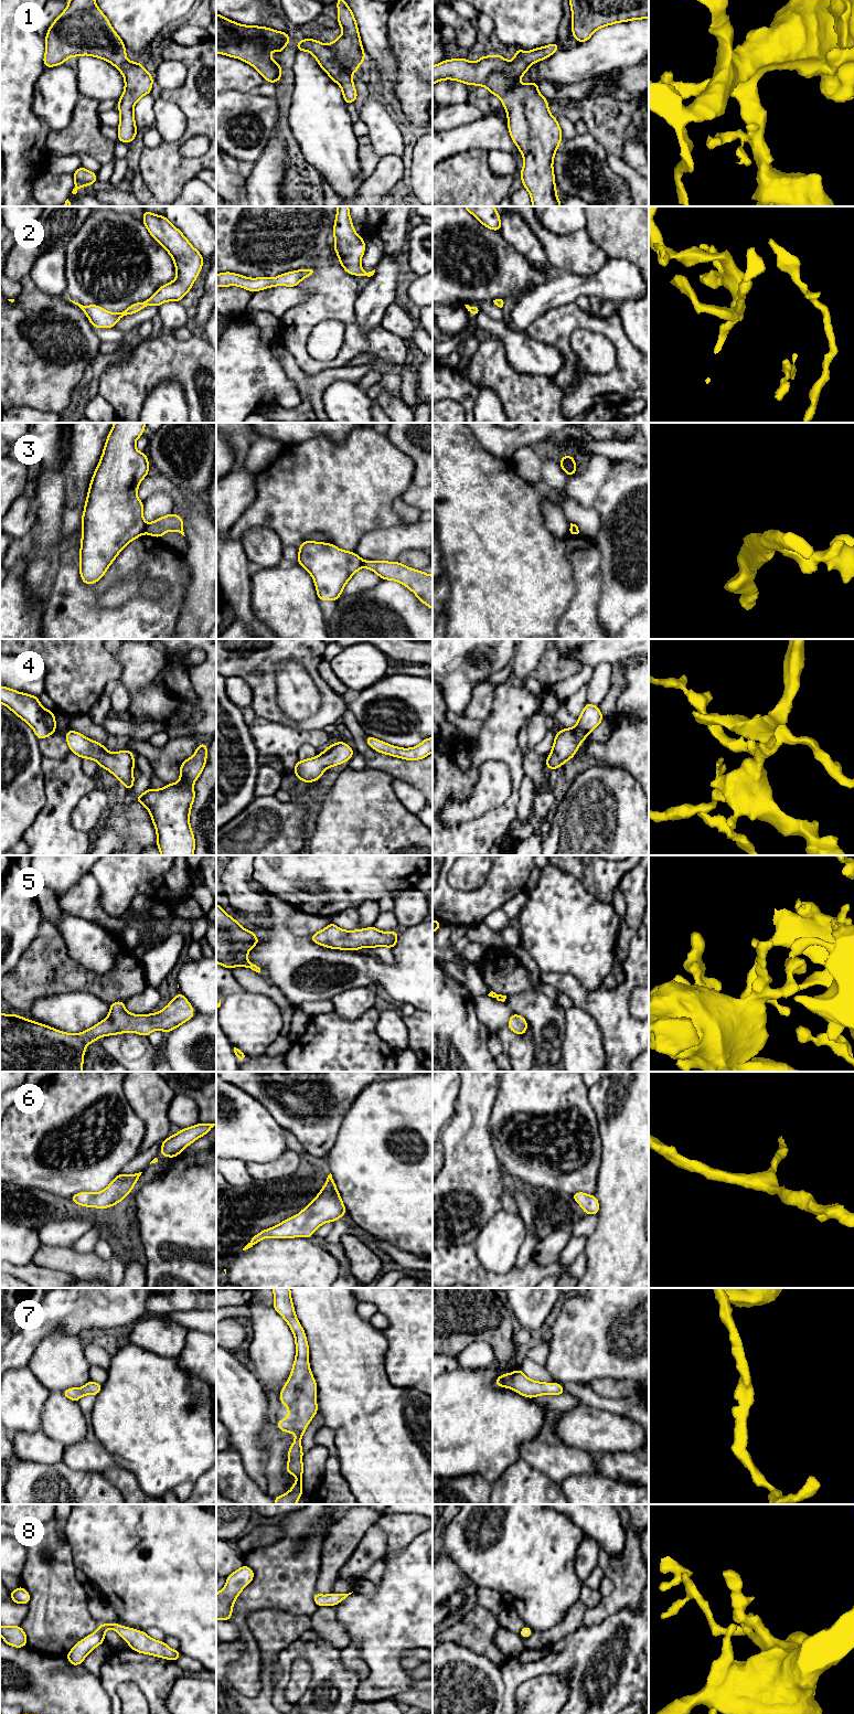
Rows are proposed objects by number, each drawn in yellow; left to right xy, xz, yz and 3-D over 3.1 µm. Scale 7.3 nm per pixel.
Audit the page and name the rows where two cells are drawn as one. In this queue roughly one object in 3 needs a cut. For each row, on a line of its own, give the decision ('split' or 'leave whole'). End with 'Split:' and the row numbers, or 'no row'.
1: leave whole
2: leave whole
3: split
4: leave whole
5: leave whole
6: leave whole
7: leave whole
8: leave whole
Split: 3

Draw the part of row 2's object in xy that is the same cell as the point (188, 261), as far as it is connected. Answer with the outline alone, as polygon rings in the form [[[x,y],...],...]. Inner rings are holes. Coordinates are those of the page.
[[[143,210],[143,220],[142,220],[142,223],[143,223],[143,225],[147,227],[147,230],[149,231],[150,235],[151,235],[157,242],[159,242],[159,243],[161,244],[161,246],[162,246],[162,247],[171,255],[171,257],[173,258],[174,266],[175,266],[175,270],[177,270],[177,277],[175,277],[175,279],[174,279],[173,281],[171,281],[171,283],[169,283],[169,284],[167,284],[167,285],[161,286],[161,287],[160,287],[148,300],[146,300],[145,302],[136,302],[136,304],[129,306],[125,311],[122,311],[122,312],[117,312],[117,313],[115,313],[115,312],[109,312],[109,311],[103,309],[102,307],[99,307],[98,305],[83,306],[83,305],[81,305],[81,304],[78,304],[78,302],[75,302],[75,301],[73,301],[73,300],[71,300],[71,299],[68,298],[70,301],[72,301],[73,304],[77,305],[77,306],[84,311],[84,313],[87,316],[87,318],[89,319],[89,321],[90,321],[90,323],[92,323],[92,326],[93,326],[94,328],[115,328],[117,321],[118,321],[121,317],[125,317],[125,316],[128,316],[128,315],[132,315],[132,313],[137,313],[138,311],[140,311],[141,309],[143,309],[146,306],[156,306],[156,307],[159,307],[161,304],[163,304],[163,302],[166,302],[166,301],[181,301],[182,298],[183,298],[183,297],[190,291],[190,289],[192,288],[193,283],[195,281],[196,277],[199,276],[199,274],[200,274],[200,272],[201,272],[201,269],[202,269],[202,265],[203,265],[204,258],[203,258],[203,256],[201,255],[201,253],[198,252],[198,251],[190,244],[189,239],[181,233],[181,231],[178,230],[174,225],[172,225],[172,224],[167,220],[167,217],[166,217],[164,215],[156,215],[156,214],[150,213],[150,212],[147,211],[147,210]]]

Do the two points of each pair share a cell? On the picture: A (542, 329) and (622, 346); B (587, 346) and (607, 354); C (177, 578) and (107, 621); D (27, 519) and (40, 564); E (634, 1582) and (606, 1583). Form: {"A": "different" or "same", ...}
{"A": "same", "B": "same", "C": "same", "D": "different", "E": "different"}

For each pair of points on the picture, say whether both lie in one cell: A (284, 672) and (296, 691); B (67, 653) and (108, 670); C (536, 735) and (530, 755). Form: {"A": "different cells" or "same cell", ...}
{"A": "same cell", "B": "same cell", "C": "same cell"}

